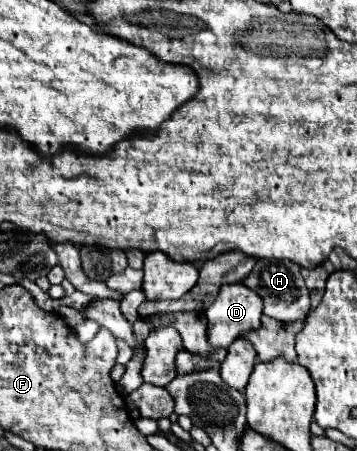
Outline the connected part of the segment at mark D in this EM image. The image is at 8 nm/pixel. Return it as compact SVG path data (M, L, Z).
M240 283L222 285L216 301L206 311L206 317L210 345L226 349L242 333L258 329L262 299Z

